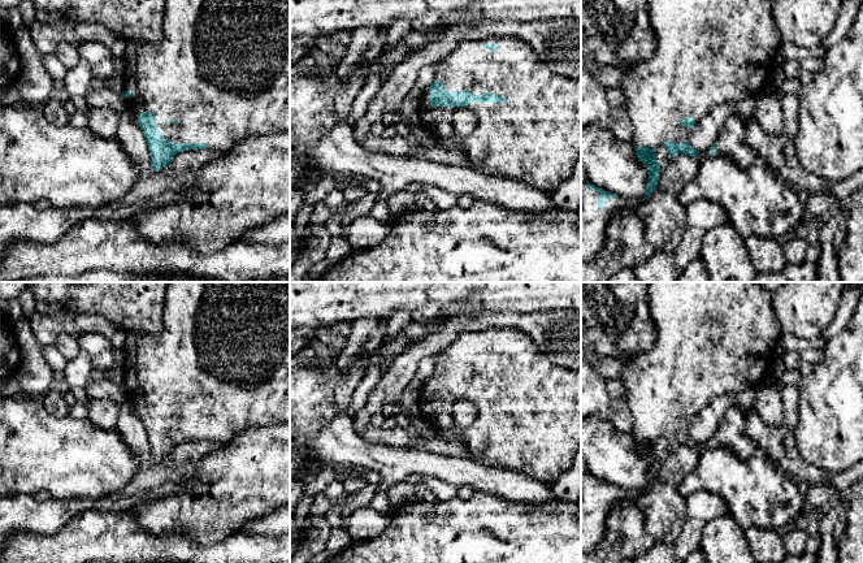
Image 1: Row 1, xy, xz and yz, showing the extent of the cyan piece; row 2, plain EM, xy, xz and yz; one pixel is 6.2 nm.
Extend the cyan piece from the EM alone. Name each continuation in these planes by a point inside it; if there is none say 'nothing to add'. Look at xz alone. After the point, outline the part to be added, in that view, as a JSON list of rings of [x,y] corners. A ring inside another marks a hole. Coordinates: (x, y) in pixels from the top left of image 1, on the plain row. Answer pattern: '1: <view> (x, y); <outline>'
1: xz (534, 428); [[[494,328],[459,334],[435,355],[435,371],[448,384],[493,384],[507,390],[506,394],[472,394],[464,398],[477,408],[477,420],[461,432],[461,439],[477,463],[490,468],[515,469],[546,484],[572,467],[581,446],[581,369],[565,369],[551,363],[535,342],[519,329]]]

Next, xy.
1: xy (221, 360); [[[168,282],[162,304],[160,334],[127,333],[122,347],[126,352],[122,381],[131,384],[126,389],[126,397],[136,412],[142,403],[153,403],[155,416],[166,432],[204,434],[212,441],[224,443],[251,428],[290,423],[290,282]]]

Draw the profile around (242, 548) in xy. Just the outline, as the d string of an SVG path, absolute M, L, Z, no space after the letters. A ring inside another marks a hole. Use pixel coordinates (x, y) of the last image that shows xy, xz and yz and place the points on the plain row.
M90 508L78 512L51 536L14 532L4 536L4 542L0 545L0 563L92 563L96 560L113 563L290 563L290 537L237 533L217 543L201 545L186 533L149 533L138 521L135 508L116 511Z

